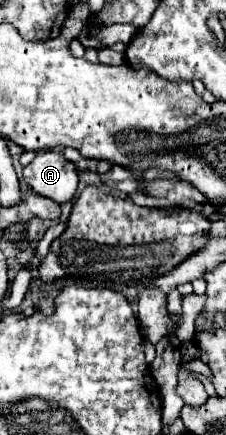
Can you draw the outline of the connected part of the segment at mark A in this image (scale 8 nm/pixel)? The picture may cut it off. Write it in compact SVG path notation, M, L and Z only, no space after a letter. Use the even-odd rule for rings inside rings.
M61 150L37 152L35 160L25 166L23 178L27 186L57 204L69 202L77 192L77 170L75 164L65 160Z

